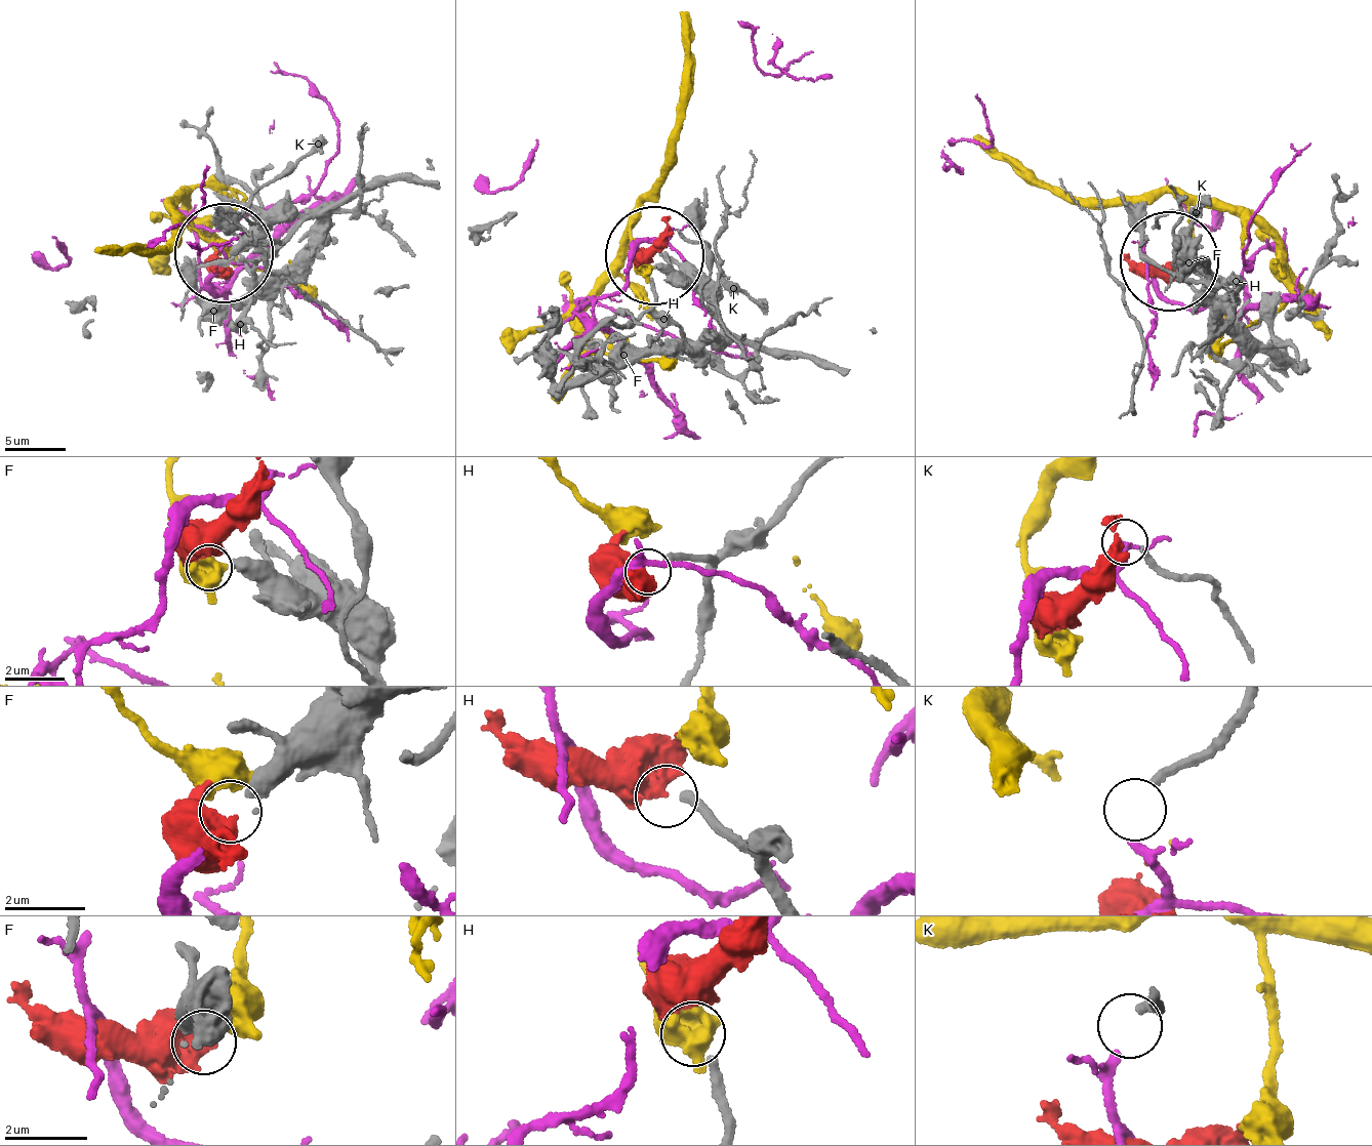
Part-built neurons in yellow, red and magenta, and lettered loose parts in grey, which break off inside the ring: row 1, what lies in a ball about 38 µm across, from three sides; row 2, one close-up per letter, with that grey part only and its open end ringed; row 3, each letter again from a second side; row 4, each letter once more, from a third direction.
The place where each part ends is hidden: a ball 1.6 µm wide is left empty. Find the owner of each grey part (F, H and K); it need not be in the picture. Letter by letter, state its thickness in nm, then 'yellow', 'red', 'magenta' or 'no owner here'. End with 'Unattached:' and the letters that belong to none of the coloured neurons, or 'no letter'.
F: calibre 460 nm; red
H: calibre 240 nm; no owner here
K: calibre 200 nm; magenta
Unattached: H

